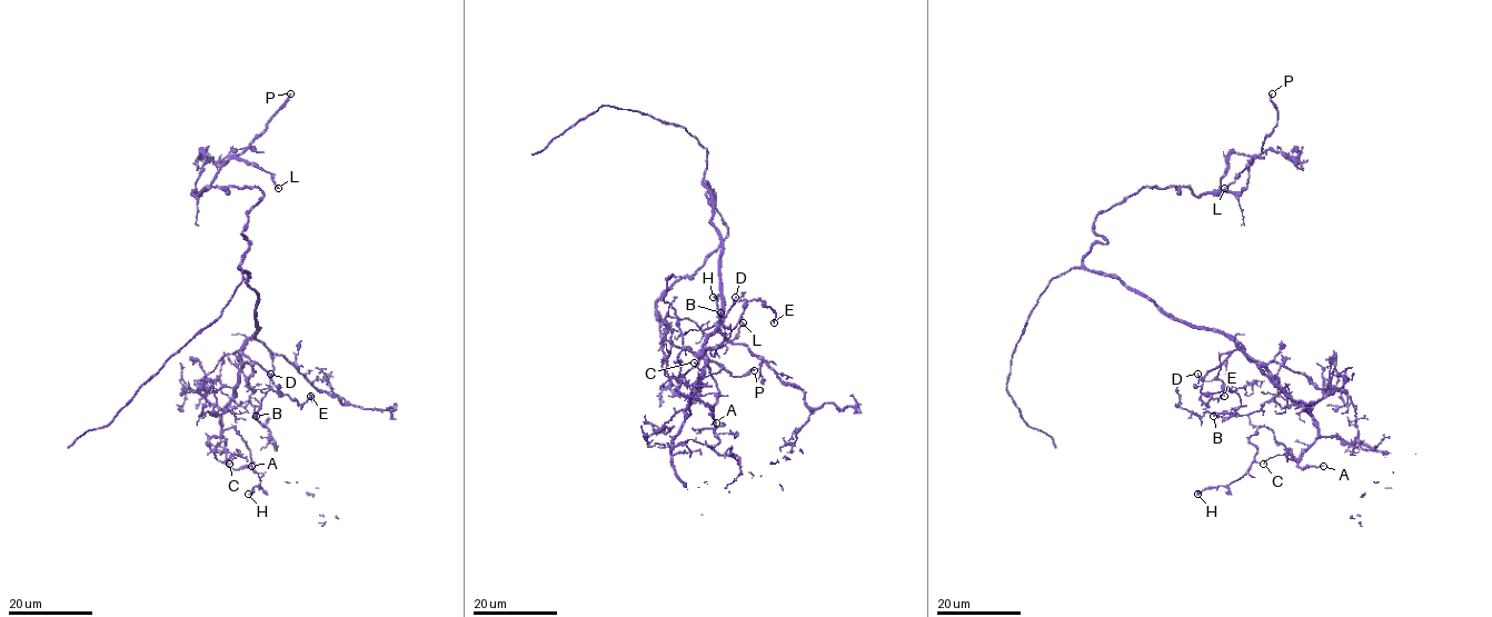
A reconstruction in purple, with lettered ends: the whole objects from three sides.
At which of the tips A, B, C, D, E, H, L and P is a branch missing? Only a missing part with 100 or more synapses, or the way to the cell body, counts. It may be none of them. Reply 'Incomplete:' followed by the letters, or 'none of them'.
Incomplete: P

